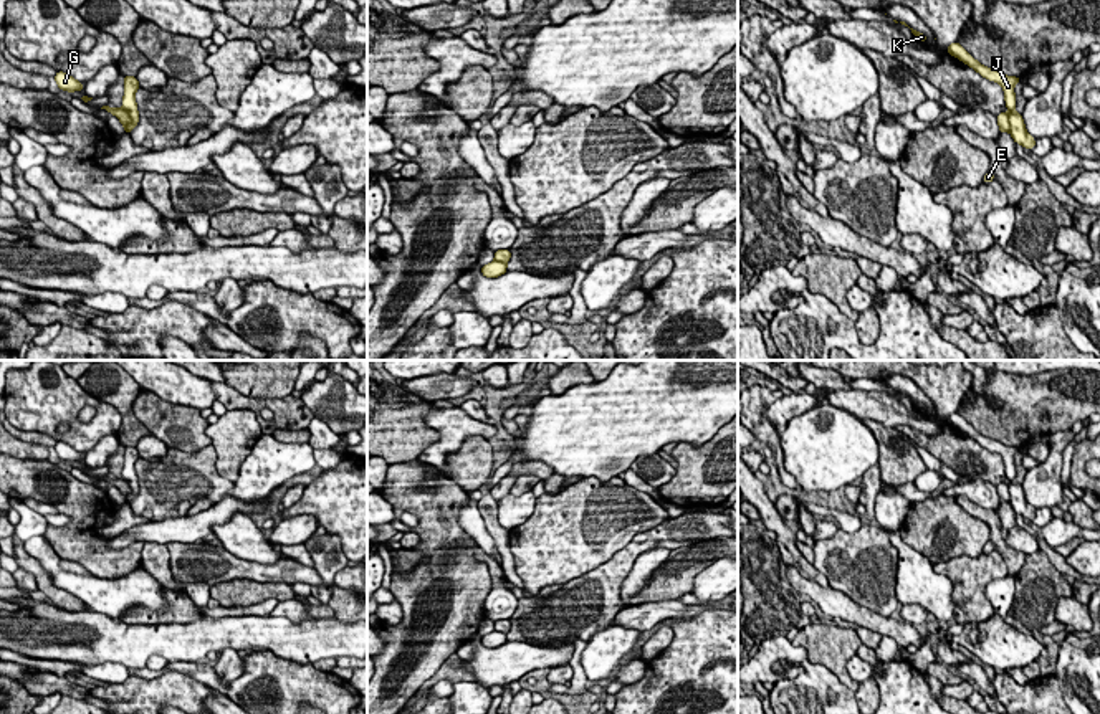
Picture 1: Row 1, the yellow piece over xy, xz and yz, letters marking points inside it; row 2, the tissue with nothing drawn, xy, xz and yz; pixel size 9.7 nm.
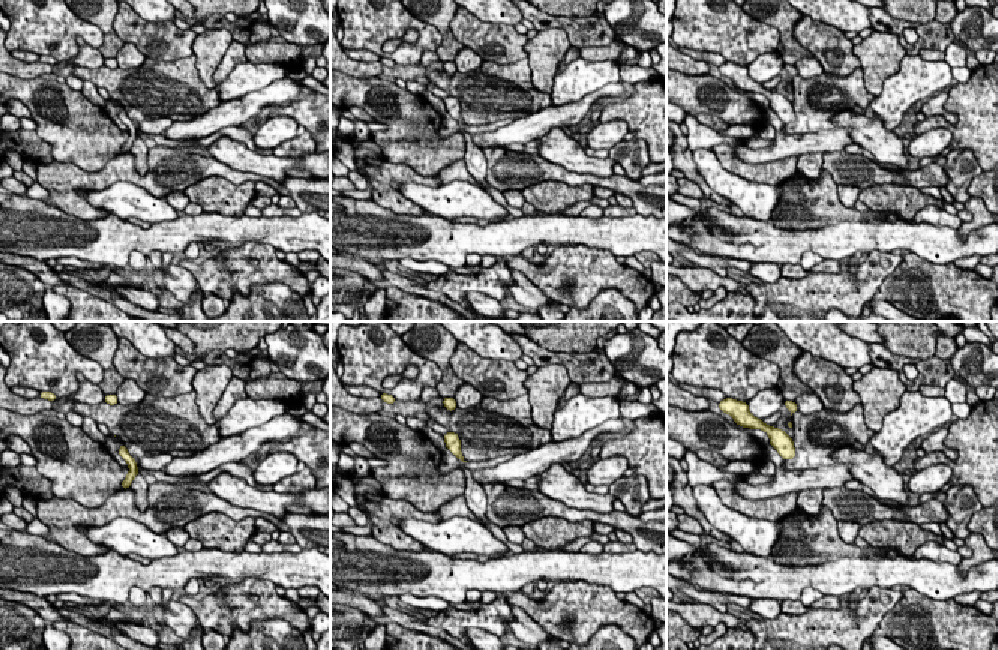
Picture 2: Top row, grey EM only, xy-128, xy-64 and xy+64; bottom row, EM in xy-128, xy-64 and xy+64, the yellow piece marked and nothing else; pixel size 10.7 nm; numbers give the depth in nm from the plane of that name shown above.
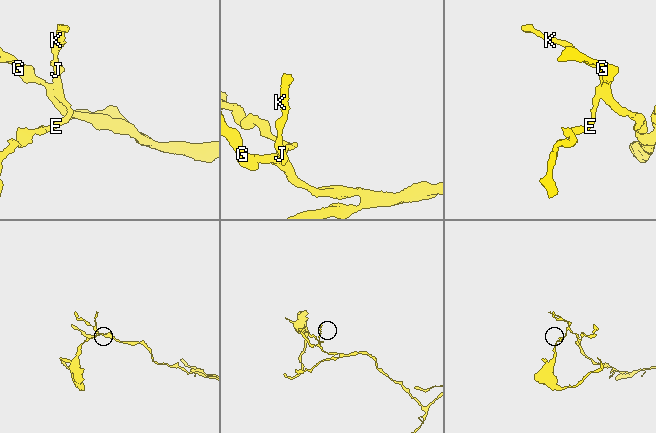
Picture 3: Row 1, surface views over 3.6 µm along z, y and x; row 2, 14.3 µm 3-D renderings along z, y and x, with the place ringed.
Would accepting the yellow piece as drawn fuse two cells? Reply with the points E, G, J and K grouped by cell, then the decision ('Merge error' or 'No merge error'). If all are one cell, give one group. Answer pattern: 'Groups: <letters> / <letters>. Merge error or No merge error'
Groups: E J K / G. Merge error

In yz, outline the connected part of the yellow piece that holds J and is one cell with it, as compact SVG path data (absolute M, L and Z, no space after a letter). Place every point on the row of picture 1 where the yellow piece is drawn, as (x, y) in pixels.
M958 41L951 43L946 50L951 56L961 60L966 63L969 68L978 71L983 78L999 83L1004 89L1004 99L1006 99L1006 107L1009 112L1001 112L997 114L997 124L999 124L999 132L1009 132L1009 114L1016 109L1016 94L1014 94L1014 86L1019 83L1021 84L1021 76L1006 76L997 69L983 66L979 61L973 58Z

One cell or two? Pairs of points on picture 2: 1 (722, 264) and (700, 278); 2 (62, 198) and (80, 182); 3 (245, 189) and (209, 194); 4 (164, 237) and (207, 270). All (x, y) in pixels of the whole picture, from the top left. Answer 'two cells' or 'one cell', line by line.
1: two cells
2: one cell
3: one cell
4: two cells

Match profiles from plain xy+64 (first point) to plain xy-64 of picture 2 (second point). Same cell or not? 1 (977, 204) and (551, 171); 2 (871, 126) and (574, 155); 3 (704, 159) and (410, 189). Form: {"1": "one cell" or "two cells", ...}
{"1": "one cell", "2": "one cell", "3": "one cell"}

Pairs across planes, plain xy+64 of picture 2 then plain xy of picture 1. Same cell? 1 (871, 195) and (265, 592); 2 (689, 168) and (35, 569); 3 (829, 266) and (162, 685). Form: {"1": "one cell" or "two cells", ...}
{"1": "one cell", "2": "one cell", "3": "two cells"}

